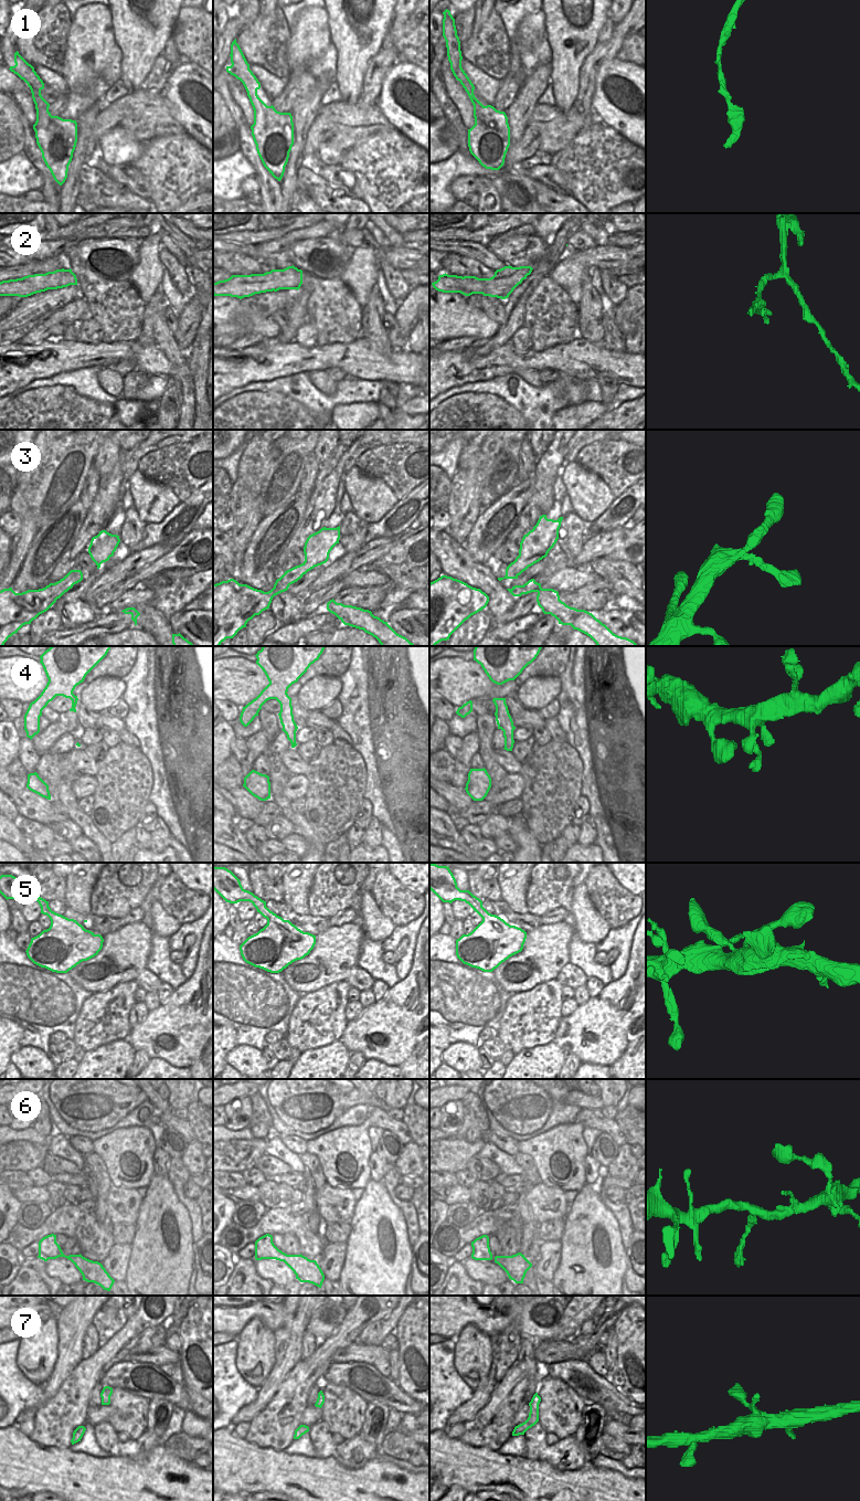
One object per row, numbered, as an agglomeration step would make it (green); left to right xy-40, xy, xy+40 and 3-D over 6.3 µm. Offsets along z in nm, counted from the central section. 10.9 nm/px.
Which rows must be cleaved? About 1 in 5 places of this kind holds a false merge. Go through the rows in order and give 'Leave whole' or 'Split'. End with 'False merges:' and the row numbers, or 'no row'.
1: Leave whole
2: Split
3: Leave whole
4: Leave whole
5: Leave whole
6: Leave whole
7: Leave whole
False merges: 2.

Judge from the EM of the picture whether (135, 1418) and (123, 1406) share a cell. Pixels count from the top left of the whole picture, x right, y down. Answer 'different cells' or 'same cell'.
same cell

